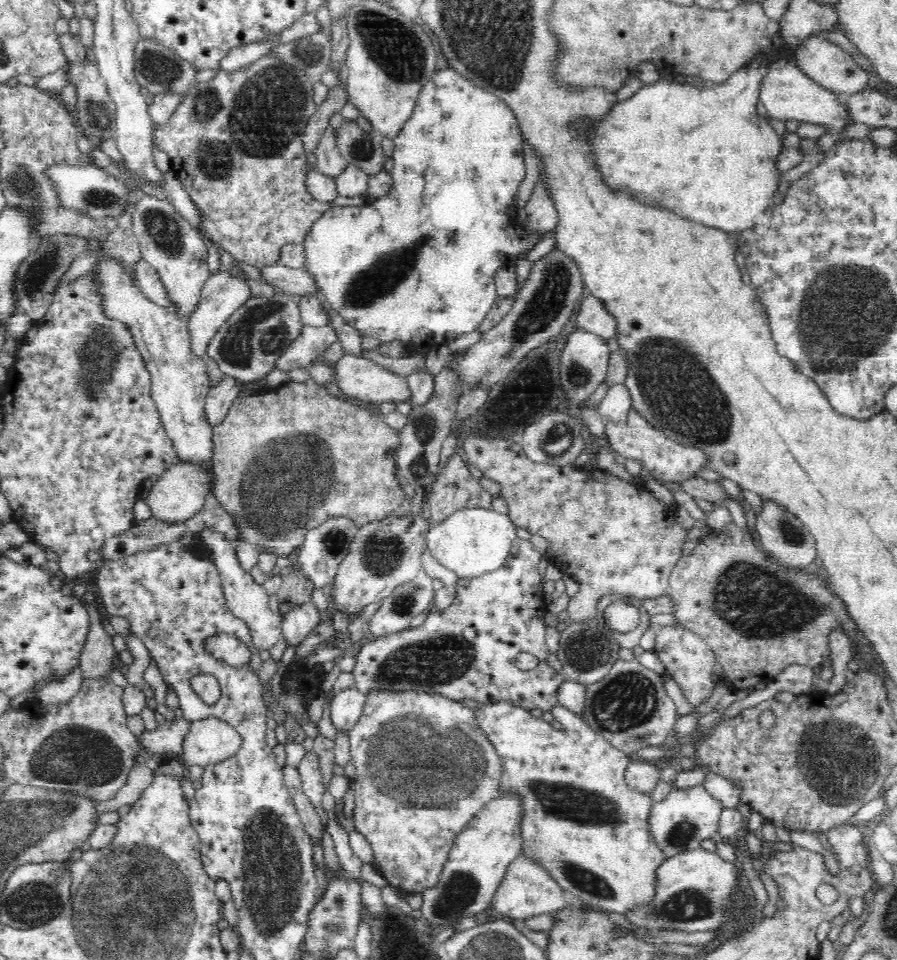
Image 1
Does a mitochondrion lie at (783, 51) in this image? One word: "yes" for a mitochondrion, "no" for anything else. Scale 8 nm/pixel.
no

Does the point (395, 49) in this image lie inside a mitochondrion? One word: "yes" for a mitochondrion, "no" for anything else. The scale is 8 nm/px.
yes

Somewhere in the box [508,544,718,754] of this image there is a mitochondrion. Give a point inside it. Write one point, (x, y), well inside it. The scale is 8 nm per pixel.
(626, 705)

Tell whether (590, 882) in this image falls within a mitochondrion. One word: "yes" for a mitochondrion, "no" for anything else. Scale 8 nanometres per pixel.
yes

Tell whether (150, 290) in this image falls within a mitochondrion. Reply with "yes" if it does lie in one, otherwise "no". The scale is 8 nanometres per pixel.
no

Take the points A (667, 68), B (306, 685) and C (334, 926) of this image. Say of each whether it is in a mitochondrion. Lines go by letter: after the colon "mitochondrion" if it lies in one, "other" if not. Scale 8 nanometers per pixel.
A: other
B: other
C: mitochondrion

